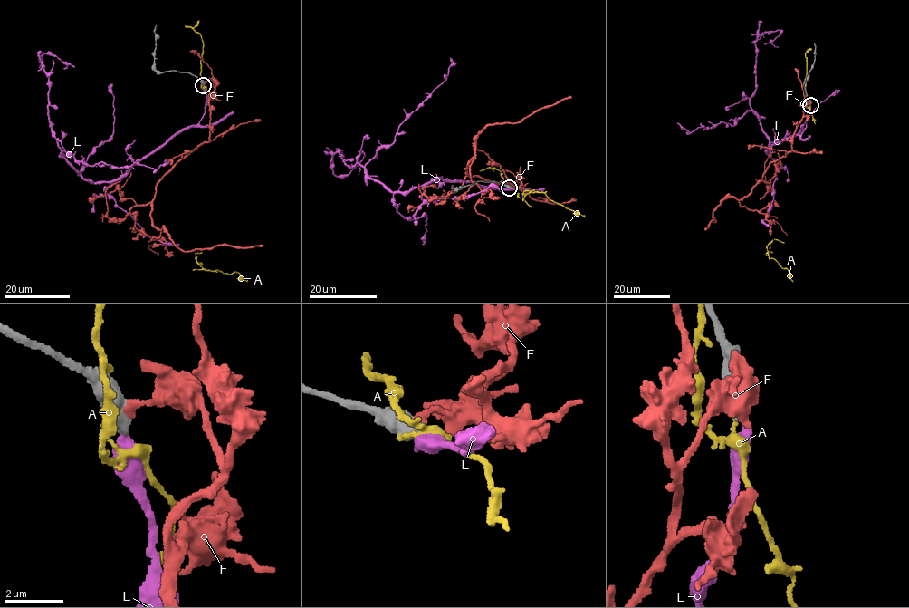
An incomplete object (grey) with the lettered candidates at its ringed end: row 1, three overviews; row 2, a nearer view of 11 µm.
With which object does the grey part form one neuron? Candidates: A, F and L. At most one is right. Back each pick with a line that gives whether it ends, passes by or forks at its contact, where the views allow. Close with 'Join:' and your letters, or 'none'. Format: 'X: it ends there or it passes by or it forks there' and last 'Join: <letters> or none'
L: it ends there
Join: L

